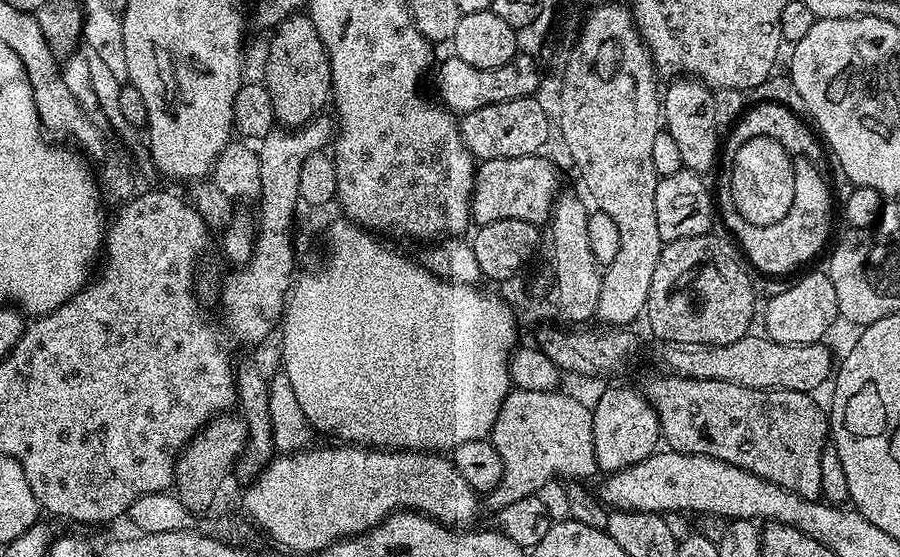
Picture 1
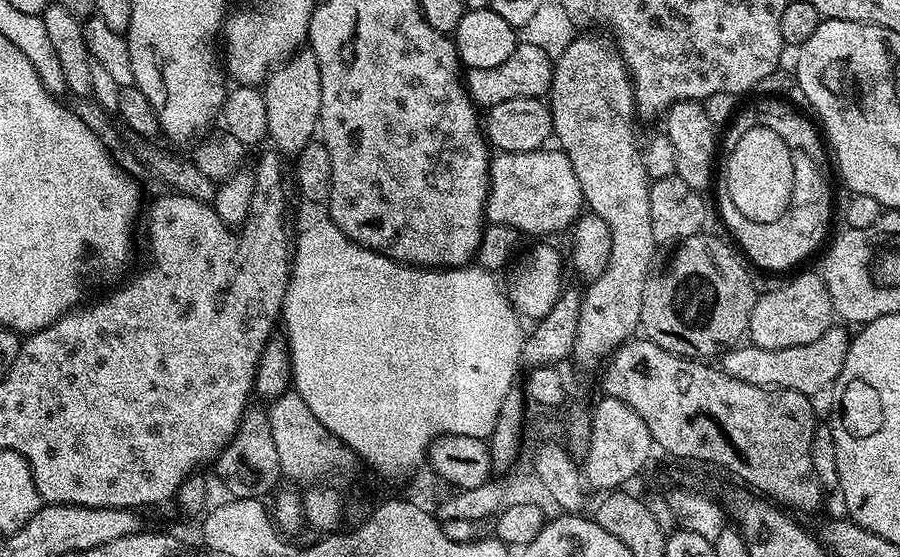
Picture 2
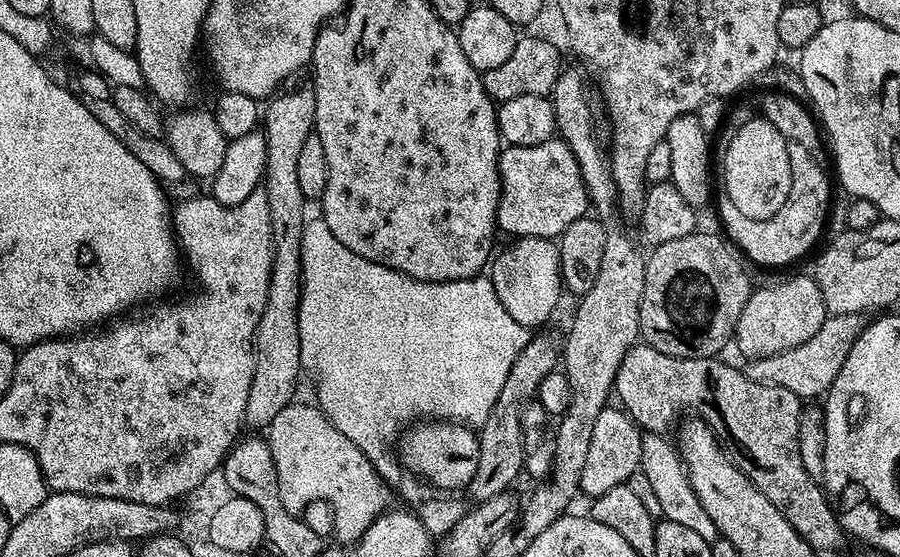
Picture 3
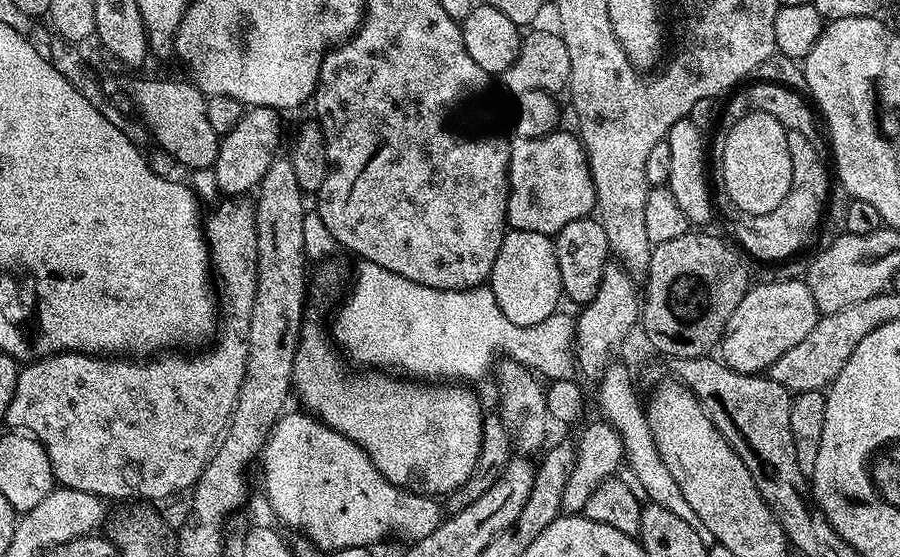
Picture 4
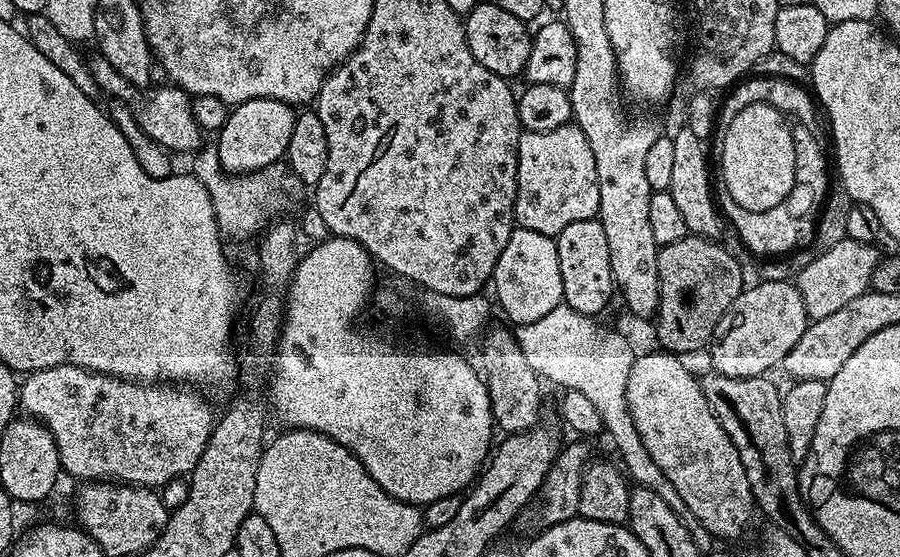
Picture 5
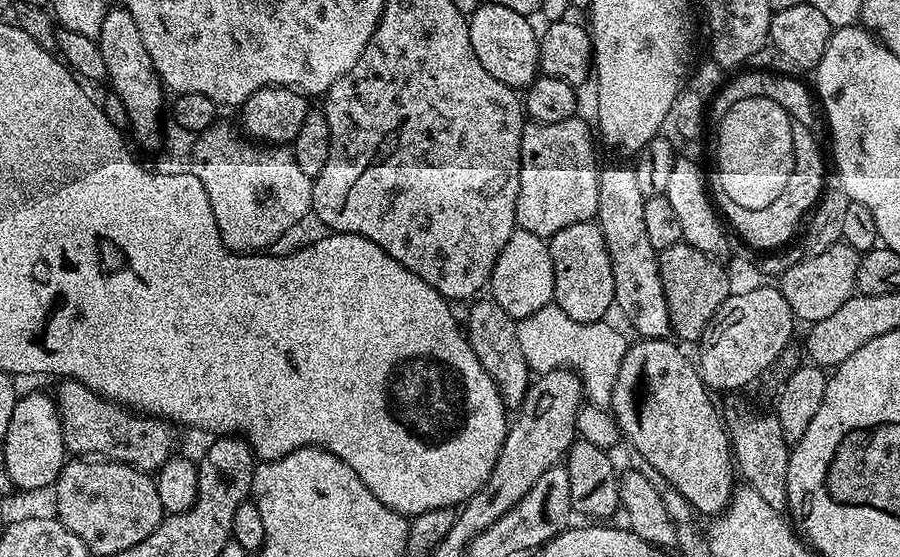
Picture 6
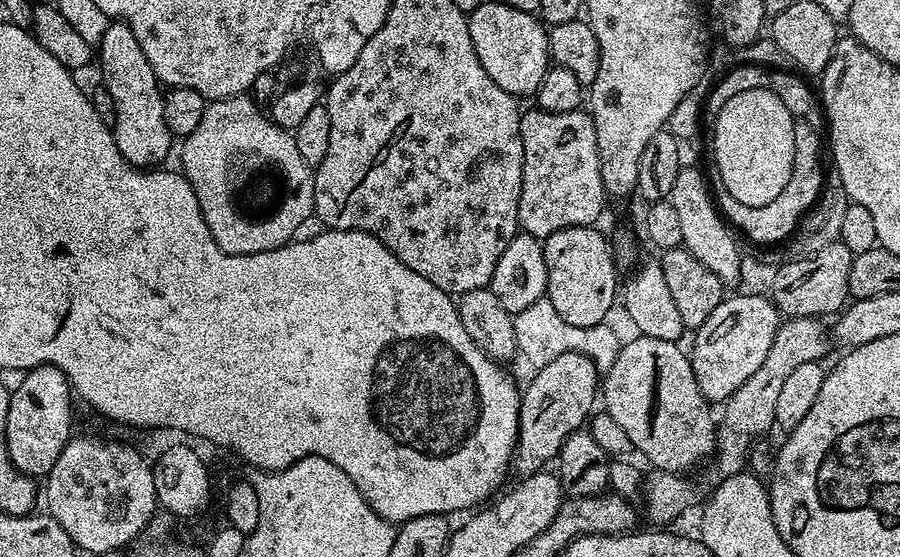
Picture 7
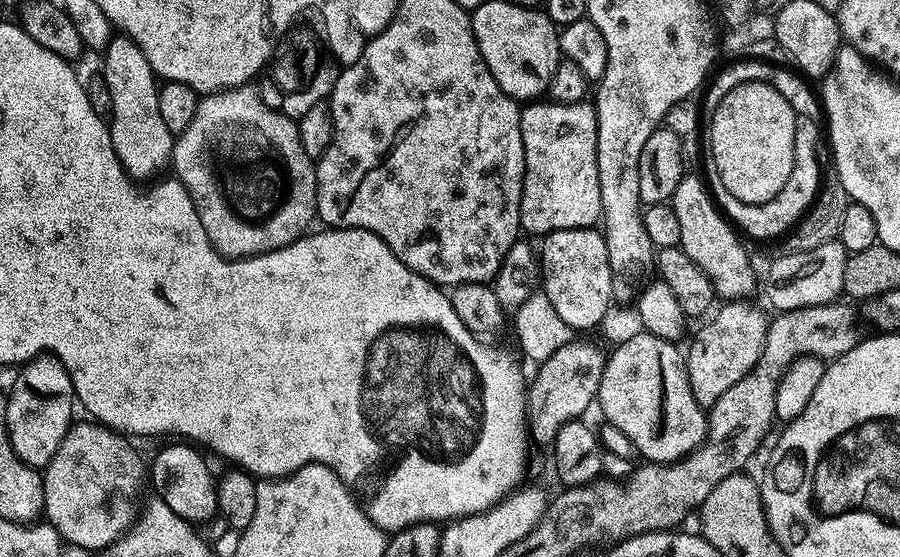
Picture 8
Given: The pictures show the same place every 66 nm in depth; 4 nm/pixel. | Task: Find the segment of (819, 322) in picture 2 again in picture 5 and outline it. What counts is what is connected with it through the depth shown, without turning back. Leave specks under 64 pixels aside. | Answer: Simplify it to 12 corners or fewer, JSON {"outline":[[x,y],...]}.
{"outline":[[764,280],[710,348],[730,378],[783,365],[810,323],[795,283]]}

